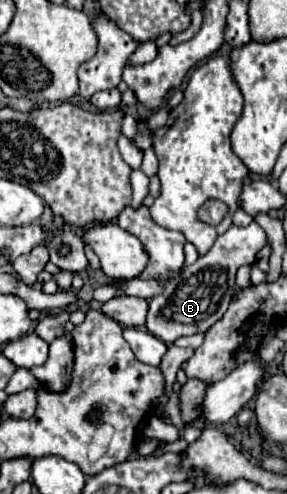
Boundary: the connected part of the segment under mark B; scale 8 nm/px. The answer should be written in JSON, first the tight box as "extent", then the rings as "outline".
{"extent":[146,222,268,344],"outline":[[[252,222],[246,228],[230,226],[224,234],[220,234],[210,248],[208,254],[200,256],[192,266],[188,266],[178,278],[178,284],[174,286],[174,280],[166,286],[166,290],[150,300],[148,320],[146,328],[164,340],[166,344],[172,344],[180,336],[192,336],[196,332],[206,332],[216,320],[219,320],[227,311],[232,292],[234,292],[234,276],[236,270],[242,264],[252,264],[256,260],[256,254],[268,244],[266,232]]]}

